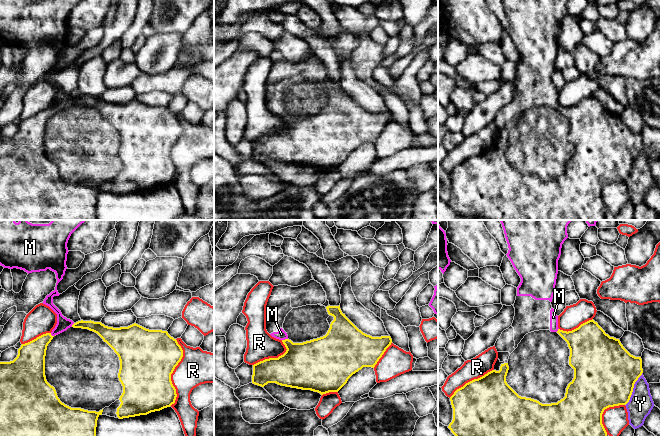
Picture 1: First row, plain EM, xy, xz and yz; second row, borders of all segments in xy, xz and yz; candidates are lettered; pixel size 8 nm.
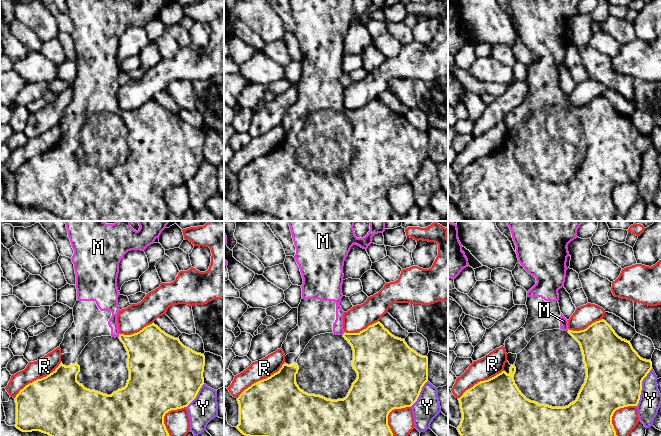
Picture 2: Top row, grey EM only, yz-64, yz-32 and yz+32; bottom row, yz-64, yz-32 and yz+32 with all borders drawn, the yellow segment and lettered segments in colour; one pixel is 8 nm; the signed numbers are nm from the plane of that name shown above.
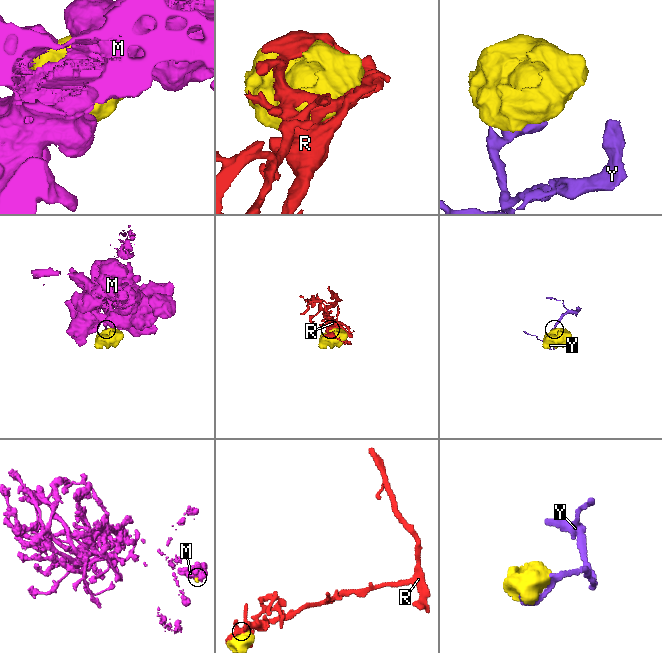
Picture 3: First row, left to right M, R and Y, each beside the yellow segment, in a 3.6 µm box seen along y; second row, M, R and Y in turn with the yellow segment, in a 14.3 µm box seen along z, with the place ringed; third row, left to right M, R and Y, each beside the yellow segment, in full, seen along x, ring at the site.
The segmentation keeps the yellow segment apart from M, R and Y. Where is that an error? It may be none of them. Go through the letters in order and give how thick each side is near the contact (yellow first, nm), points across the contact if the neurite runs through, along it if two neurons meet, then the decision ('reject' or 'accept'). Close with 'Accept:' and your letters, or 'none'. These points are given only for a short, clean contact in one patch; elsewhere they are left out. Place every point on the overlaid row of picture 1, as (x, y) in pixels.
M: 220/100 nm | across xy (31, 356), (53, 336), (63, 323) | accept
R: 440/280 nm | reject
Y: 500/190 nm | reject
Accept: M

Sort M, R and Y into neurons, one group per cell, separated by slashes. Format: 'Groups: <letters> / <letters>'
Groups: M / R / Y

